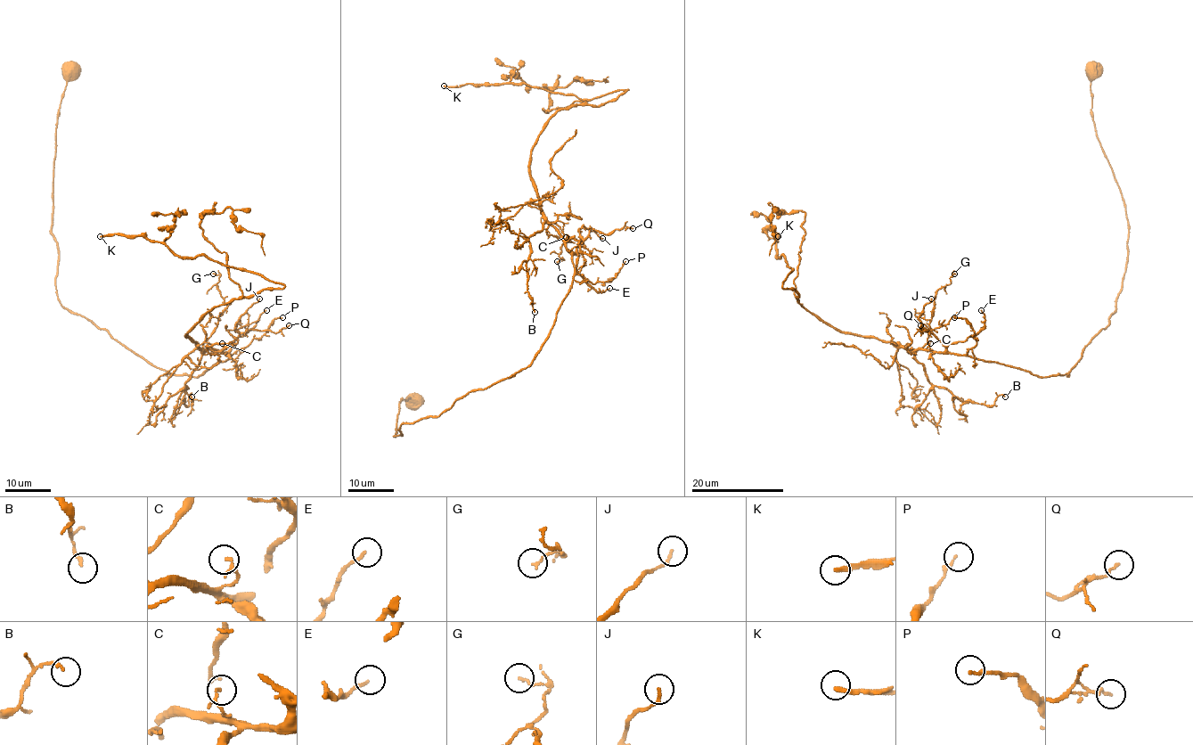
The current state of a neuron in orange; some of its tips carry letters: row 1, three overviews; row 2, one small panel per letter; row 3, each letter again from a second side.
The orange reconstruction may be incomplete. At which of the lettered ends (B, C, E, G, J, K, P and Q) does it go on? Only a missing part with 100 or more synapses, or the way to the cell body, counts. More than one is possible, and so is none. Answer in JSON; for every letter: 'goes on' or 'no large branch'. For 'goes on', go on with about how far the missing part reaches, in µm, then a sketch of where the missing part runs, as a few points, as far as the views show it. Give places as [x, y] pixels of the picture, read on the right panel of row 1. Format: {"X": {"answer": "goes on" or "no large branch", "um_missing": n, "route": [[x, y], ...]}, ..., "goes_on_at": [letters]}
{"B": {"answer": "no large branch"}, "C": {"answer": "no large branch"}, "E": {"answer": "no large branch"}, "G": {"answer": "no large branch"}, "J": {"answer": "no large branch"}, "K": {"answer": "goes on", "um_missing": 60, "route": [[778, 236], [780, 234], [784, 241], [773, 243], [775, 234], [769, 229], [796, 244], [784, 228]]}, "P": {"answer": "no large branch"}, "Q": {"answer": "no large branch"}, "goes_on_at": ["K"]}

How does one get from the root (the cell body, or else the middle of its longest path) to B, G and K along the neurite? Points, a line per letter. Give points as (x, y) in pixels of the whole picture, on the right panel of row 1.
B: (1093, 69), (1096, 136), (1128, 224), (1109, 323), (1065, 374), (915, 355), (934, 385), (962, 401), (1005, 397)
G: (1093, 69), (1096, 136), (1128, 224), (1109, 323), (1065, 374), (1049, 377), (919, 349), (954, 274)
K: (1093, 69), (1127, 266), (1109, 323), (1065, 374), (841, 333), (782, 287), (792, 268), (778, 236)

